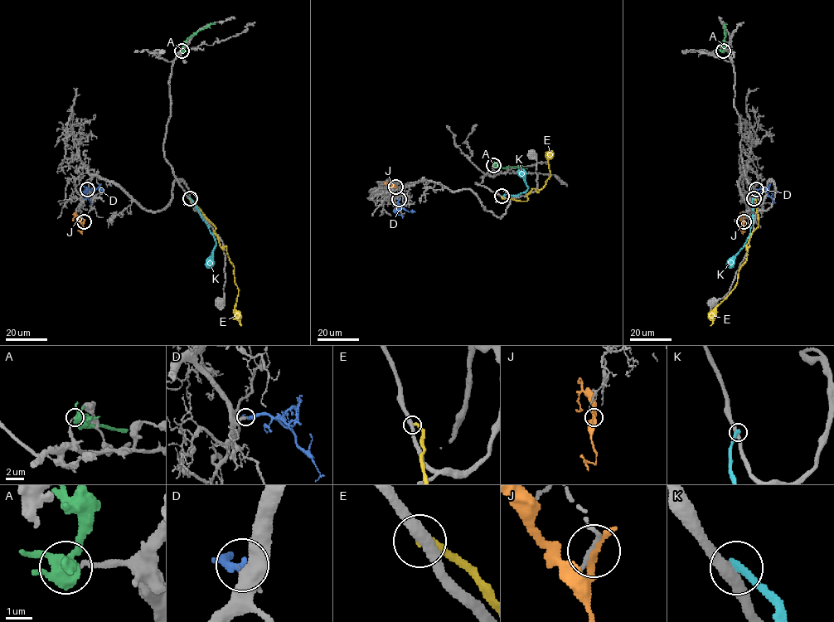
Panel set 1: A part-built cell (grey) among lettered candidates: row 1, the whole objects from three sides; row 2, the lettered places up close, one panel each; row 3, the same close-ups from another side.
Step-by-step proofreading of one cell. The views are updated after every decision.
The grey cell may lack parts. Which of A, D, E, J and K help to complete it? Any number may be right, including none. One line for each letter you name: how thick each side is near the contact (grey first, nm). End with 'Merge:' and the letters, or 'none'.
D: Thickness 240 nm (grey) against 240 nm
Merge: D

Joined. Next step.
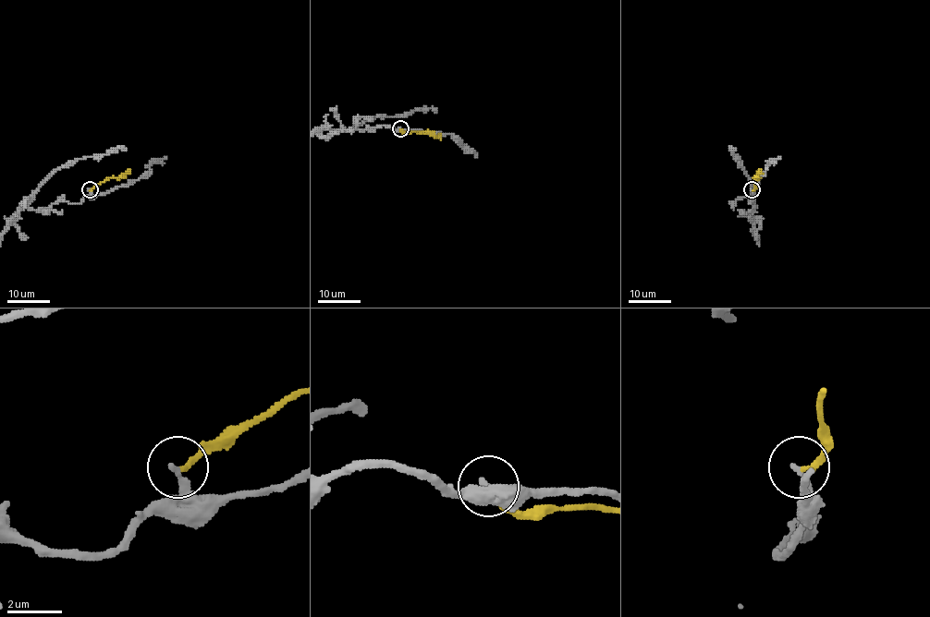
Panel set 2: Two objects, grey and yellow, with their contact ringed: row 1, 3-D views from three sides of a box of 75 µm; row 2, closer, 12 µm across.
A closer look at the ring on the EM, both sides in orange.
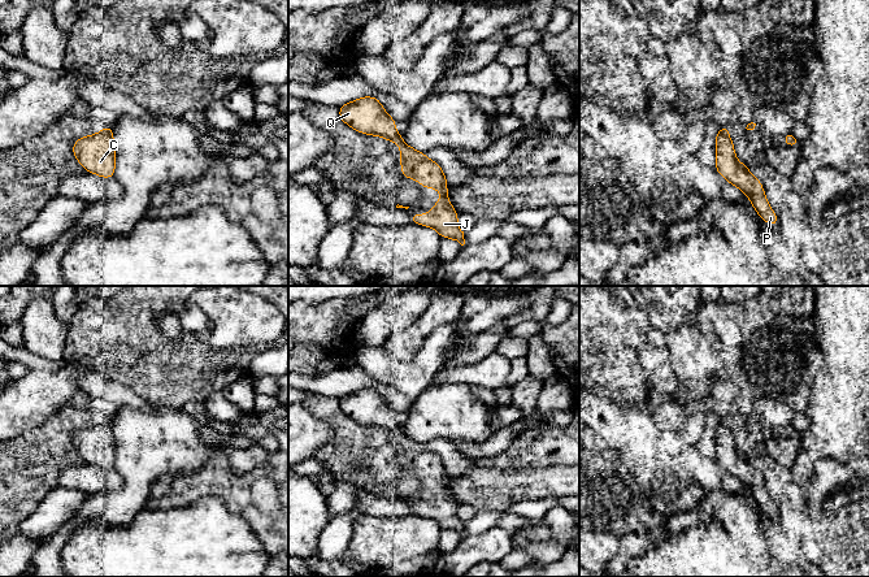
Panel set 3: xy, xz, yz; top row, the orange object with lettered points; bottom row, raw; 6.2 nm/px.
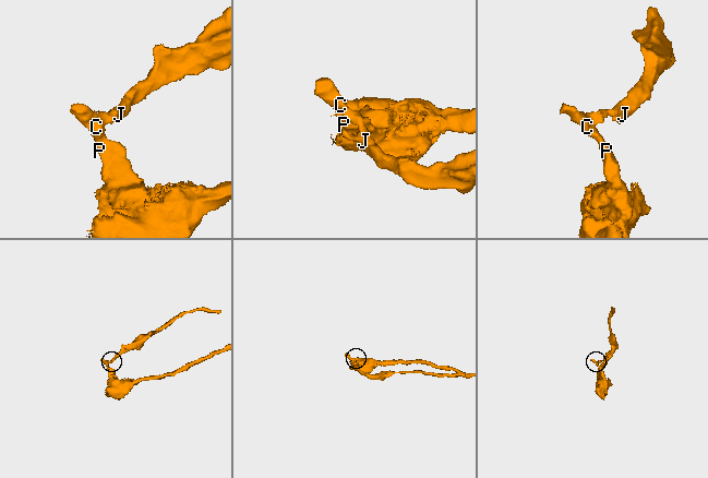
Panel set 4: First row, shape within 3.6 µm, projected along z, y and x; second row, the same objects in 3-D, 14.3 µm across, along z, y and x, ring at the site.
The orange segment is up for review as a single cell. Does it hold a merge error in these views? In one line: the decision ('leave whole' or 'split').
split

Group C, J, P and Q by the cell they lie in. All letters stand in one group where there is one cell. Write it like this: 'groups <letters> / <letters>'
groups C P Q / J

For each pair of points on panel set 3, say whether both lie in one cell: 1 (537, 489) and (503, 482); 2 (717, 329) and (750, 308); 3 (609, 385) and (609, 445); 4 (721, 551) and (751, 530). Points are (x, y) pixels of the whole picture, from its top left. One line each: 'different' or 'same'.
1: same
2: same
3: different
4: different

